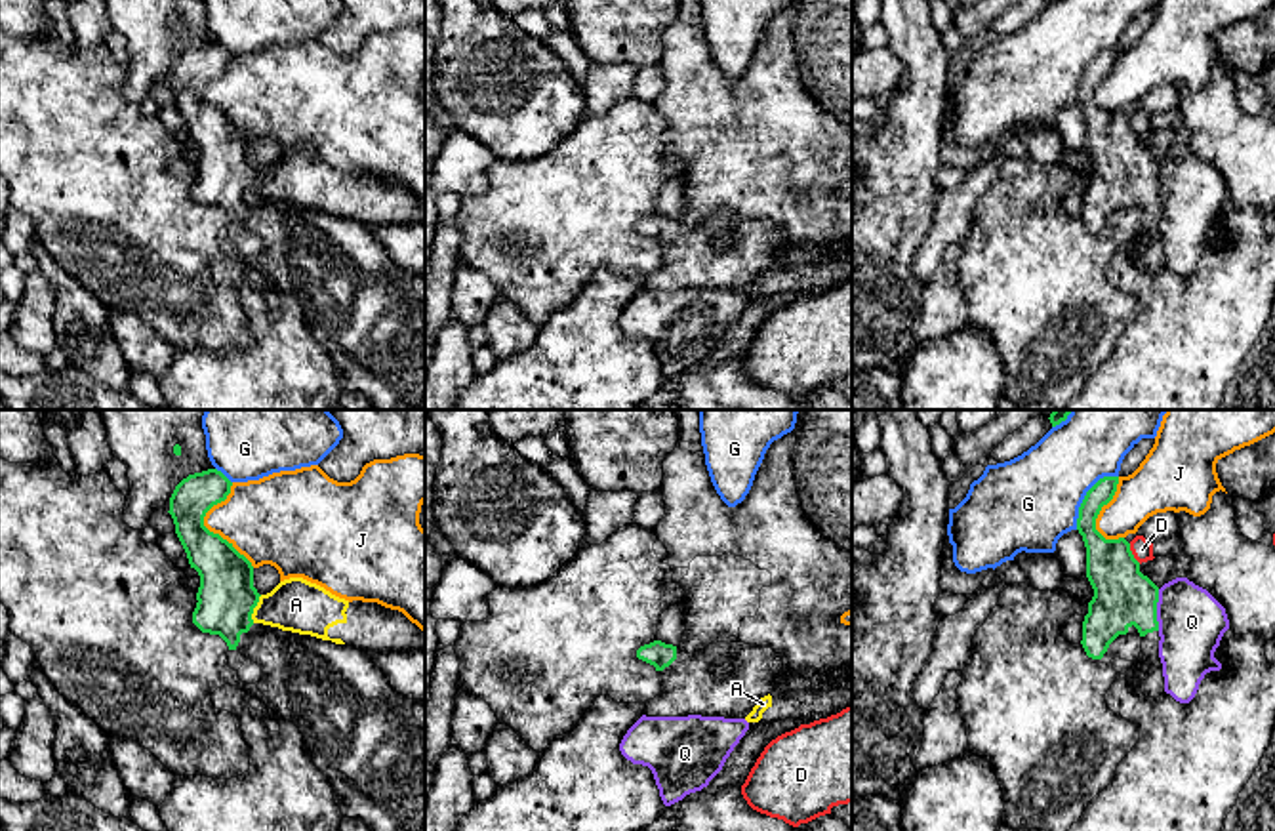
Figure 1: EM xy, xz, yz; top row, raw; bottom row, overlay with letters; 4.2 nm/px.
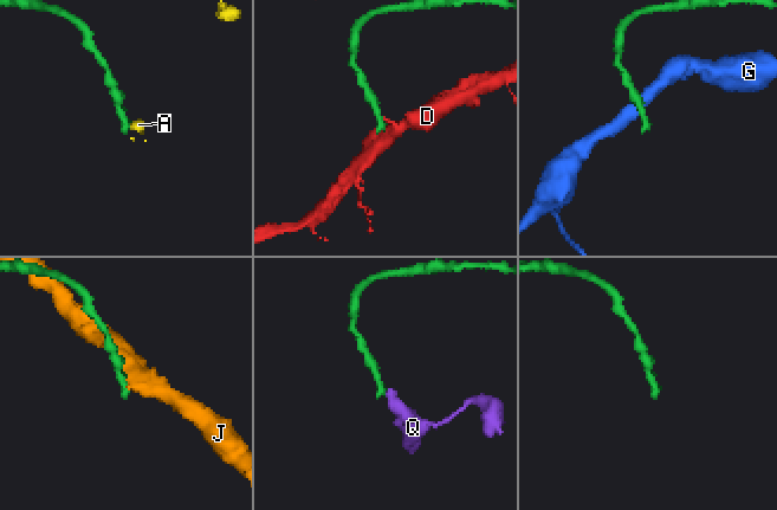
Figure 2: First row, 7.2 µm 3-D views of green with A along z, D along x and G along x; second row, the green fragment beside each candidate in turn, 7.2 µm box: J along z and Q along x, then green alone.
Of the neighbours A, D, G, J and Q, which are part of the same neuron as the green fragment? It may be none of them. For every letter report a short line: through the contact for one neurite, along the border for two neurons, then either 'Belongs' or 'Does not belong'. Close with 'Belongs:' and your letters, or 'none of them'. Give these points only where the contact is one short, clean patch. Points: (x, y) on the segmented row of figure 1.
A: Line: xy (262, 595), (252, 622). Does not belong
D: Does not belong
G: Does not belong
J: Does not belong
Q: Line: yz (1159, 589), (1157, 629). Does not belong
Belongs: none of them

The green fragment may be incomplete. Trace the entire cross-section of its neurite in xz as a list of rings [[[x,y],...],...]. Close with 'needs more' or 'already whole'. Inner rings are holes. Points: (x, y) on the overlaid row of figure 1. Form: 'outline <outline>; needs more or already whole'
outline [[[654,640],[637,658],[659,673],[661,692],[644,705],[646,717],[745,719],[783,679],[783,658],[772,648],[717,642],[686,654]]]; needs more

